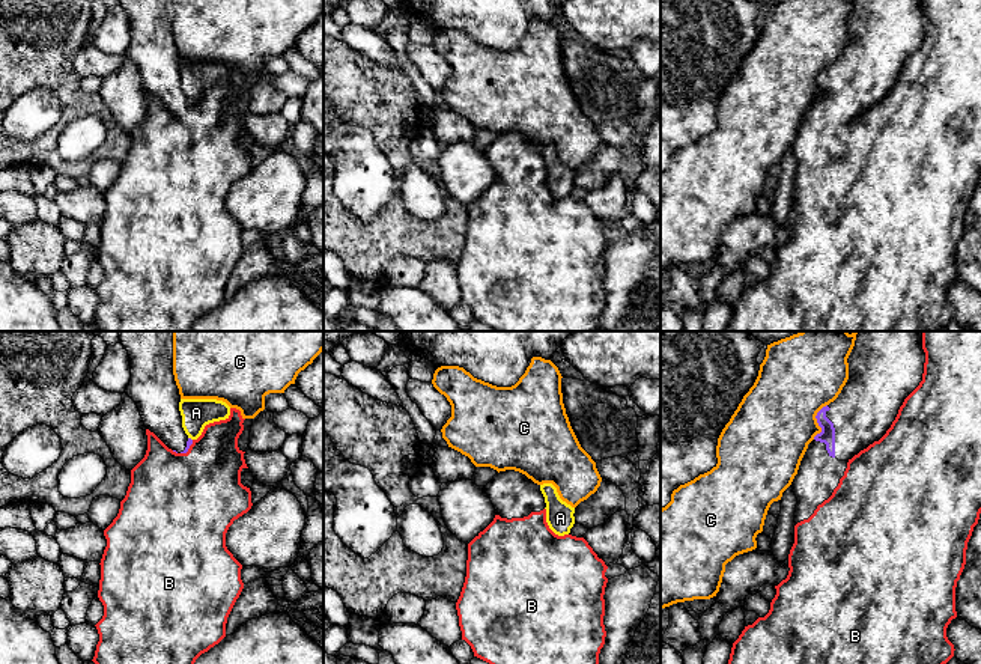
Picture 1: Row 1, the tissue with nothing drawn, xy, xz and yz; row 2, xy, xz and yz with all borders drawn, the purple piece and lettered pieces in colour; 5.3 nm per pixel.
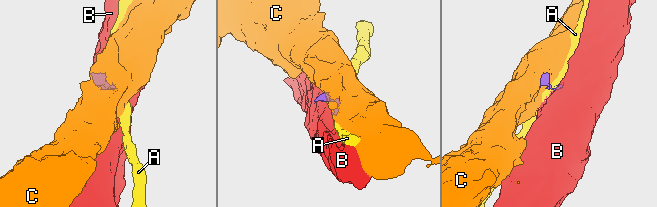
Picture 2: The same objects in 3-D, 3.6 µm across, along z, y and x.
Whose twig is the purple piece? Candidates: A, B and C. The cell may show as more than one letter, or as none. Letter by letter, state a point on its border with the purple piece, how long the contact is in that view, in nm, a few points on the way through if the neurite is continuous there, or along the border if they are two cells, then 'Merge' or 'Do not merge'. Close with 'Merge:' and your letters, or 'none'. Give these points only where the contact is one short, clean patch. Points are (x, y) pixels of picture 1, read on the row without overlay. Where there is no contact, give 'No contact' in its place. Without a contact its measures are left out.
A: Touches purple at xy (190, 101). Shared border 30 nm. Boundary: xy (188, 100), (191, 103). Do not merge
B: Touches purple at xy (188, 110). Shared border 100 nm. Merge
C: Touches purple at yz (817, 85). Shared border 200 nm. Boundary: yz (826, 67), (816, 79), (820, 94), (813, 101). Do not merge
Merge: B

